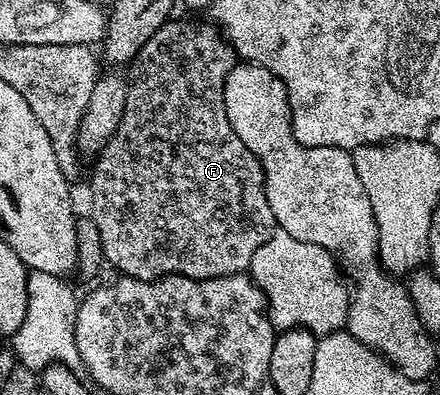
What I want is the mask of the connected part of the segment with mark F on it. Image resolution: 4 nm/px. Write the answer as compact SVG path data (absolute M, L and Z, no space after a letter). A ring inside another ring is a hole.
M168 20L164 26L157 28L153 36L140 48L131 59L126 71L127 95L125 96L125 112L121 112L121 124L117 124L117 132L108 140L107 147L94 159L95 171L91 174L91 210L89 217L97 224L97 232L101 235L103 260L108 267L116 266L120 275L128 278L139 278L148 282L154 278L163 278L167 274L176 274L186 278L216 278L229 274L242 274L253 260L253 252L261 248L271 239L277 227L273 208L269 208L269 200L265 192L263 169L258 160L241 144L241 136L233 132L229 124L229 116L225 116L225 100L223 89L232 66L236 65L237 55L231 49L226 38L218 29L210 30L207 26L198 26L195 22L175 22Z

